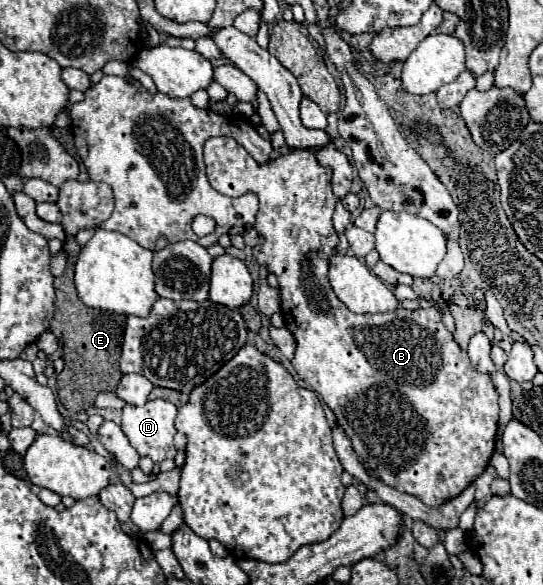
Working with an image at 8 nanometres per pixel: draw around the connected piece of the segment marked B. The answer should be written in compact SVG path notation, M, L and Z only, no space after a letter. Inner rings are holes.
M213 137L205 143L205 165L207 165L207 177L209 183L215 191L227 195L227 197L239 197L247 191L253 191L259 197L259 213L257 213L257 221L255 221L255 229L259 231L259 235L263 237L263 245L261 251L257 255L257 263L269 267L271 273L277 275L279 279L279 291L281 291L281 313L283 319L289 327L289 331L295 335L297 341L297 351L293 357L293 367L299 375L301 381L305 381L317 395L321 401L327 403L327 407L335 413L337 423L345 429L347 437L353 443L353 449L361 461L361 465L371 473L371 477L375 477L377 481L383 481L389 487L395 487L403 493L409 493L417 499L421 499L425 505L441 505L453 497L457 497L465 487L469 487L487 467L489 459L493 457L495 451L495 433L497 433L497 421L499 421L499 395L491 383L491 377L487 373L479 373L475 369L471 369L469 357L467 353L453 341L453 335L445 329L445 325L441 323L441 313L435 307L429 309L417 309L417 311L407 311L403 307L399 307L397 311L389 311L389 313L375 313L375 315L357 315L353 311L347 309L345 303L341 303L337 299L337 295L333 293L331 285L329 285L329 259L337 253L337 245L339 245L339 235L333 229L331 217L333 217L333 209L335 203L339 201L333 191L331 191L331 169L323 167L317 163L315 155L307 149L295 149L287 155L277 157L275 161L269 161L265 165L257 165L253 161L253 157L235 141L229 137Z

